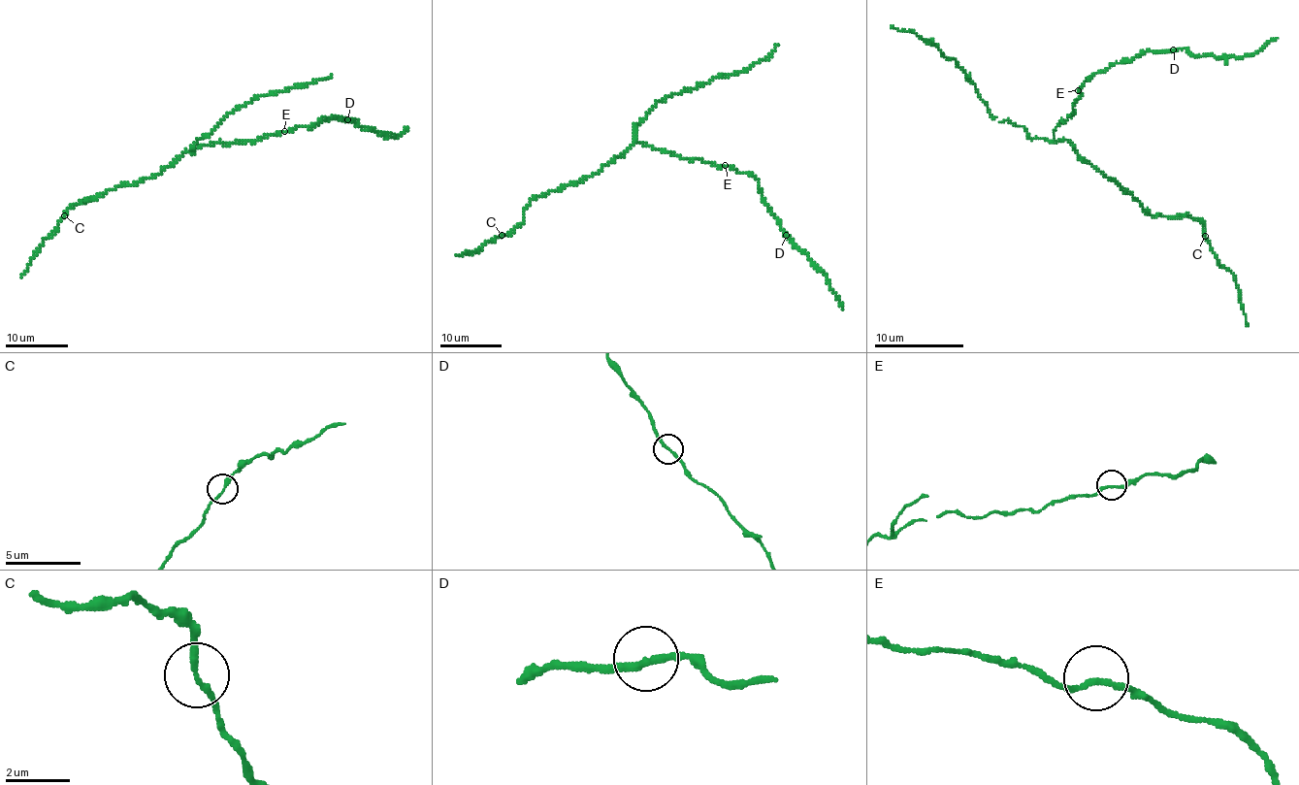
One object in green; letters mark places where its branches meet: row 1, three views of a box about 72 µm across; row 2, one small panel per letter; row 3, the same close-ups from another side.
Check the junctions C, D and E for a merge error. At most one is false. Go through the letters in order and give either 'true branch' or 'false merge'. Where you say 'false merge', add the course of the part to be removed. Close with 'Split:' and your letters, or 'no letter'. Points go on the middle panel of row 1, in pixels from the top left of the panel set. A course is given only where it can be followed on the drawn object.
C: true branch
D: true branch
E: true branch
Split: no letter

